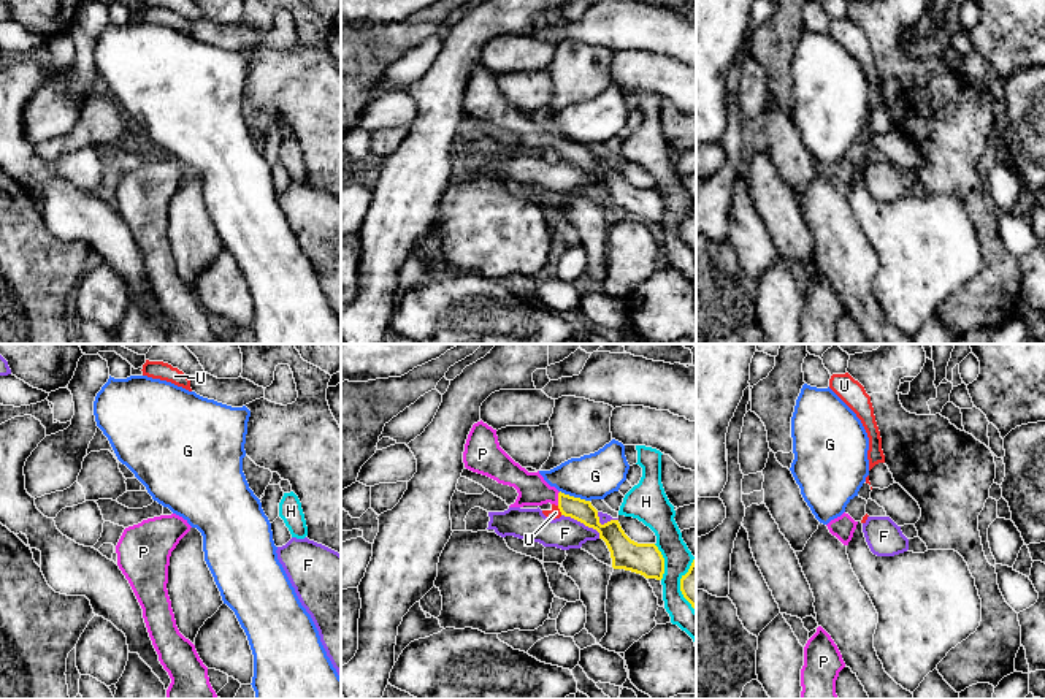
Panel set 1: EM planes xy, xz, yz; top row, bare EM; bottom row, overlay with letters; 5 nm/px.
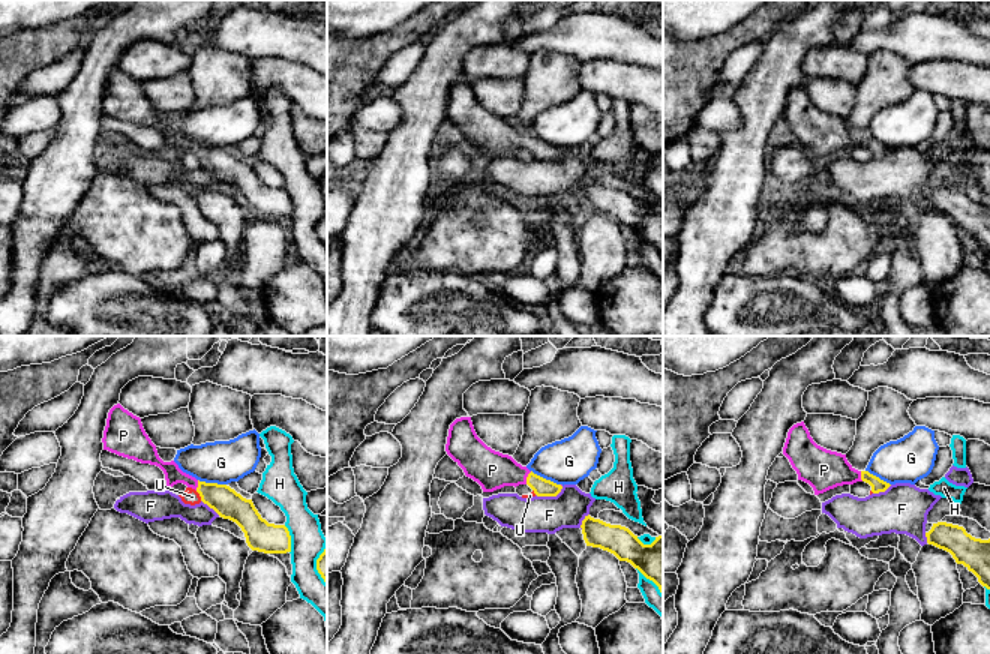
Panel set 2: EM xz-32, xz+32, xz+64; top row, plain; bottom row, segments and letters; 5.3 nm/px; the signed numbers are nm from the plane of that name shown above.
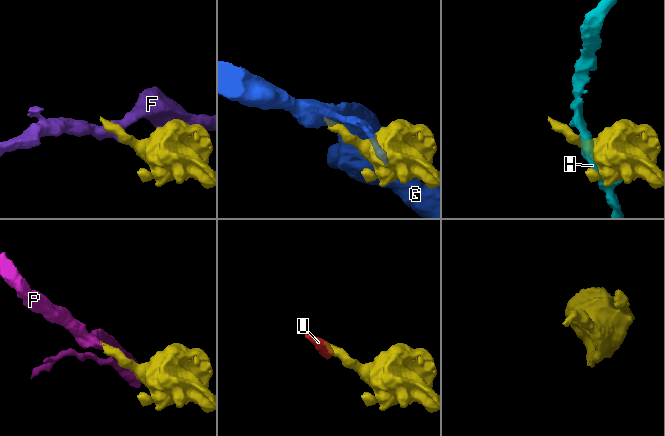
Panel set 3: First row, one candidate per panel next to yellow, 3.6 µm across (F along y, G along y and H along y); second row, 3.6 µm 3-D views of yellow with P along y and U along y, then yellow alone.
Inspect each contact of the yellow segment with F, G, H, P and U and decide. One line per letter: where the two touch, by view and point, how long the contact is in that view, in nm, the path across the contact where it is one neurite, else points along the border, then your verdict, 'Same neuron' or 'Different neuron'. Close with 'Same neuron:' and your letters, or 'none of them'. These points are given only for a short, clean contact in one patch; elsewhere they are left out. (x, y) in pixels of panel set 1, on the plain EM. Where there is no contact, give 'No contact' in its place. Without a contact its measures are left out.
F: Touches yellow at xz (582, 167). Shared border 240 nm. Boundary: xz (562, 159), (592, 171), (600, 183). Different neuron
G: Touches yellow at xz (573, 141). Shared border 160 nm. Boundary: xz (560, 135), (589, 146). Different neuron
H: Touches yellow at xz (663, 206). Shared border 190 nm. Different neuron
P: Touches yellow at xz (558, 143). Shared border 70 nm. Path across: xz (582, 156), (568, 151), (558, 143), (533, 135). Same neuron
U: Touches yellow at xz (560, 156). Shared border 50 nm. Boundary: xz (557, 151), (562, 159). Different neuron
Same neuron: P

